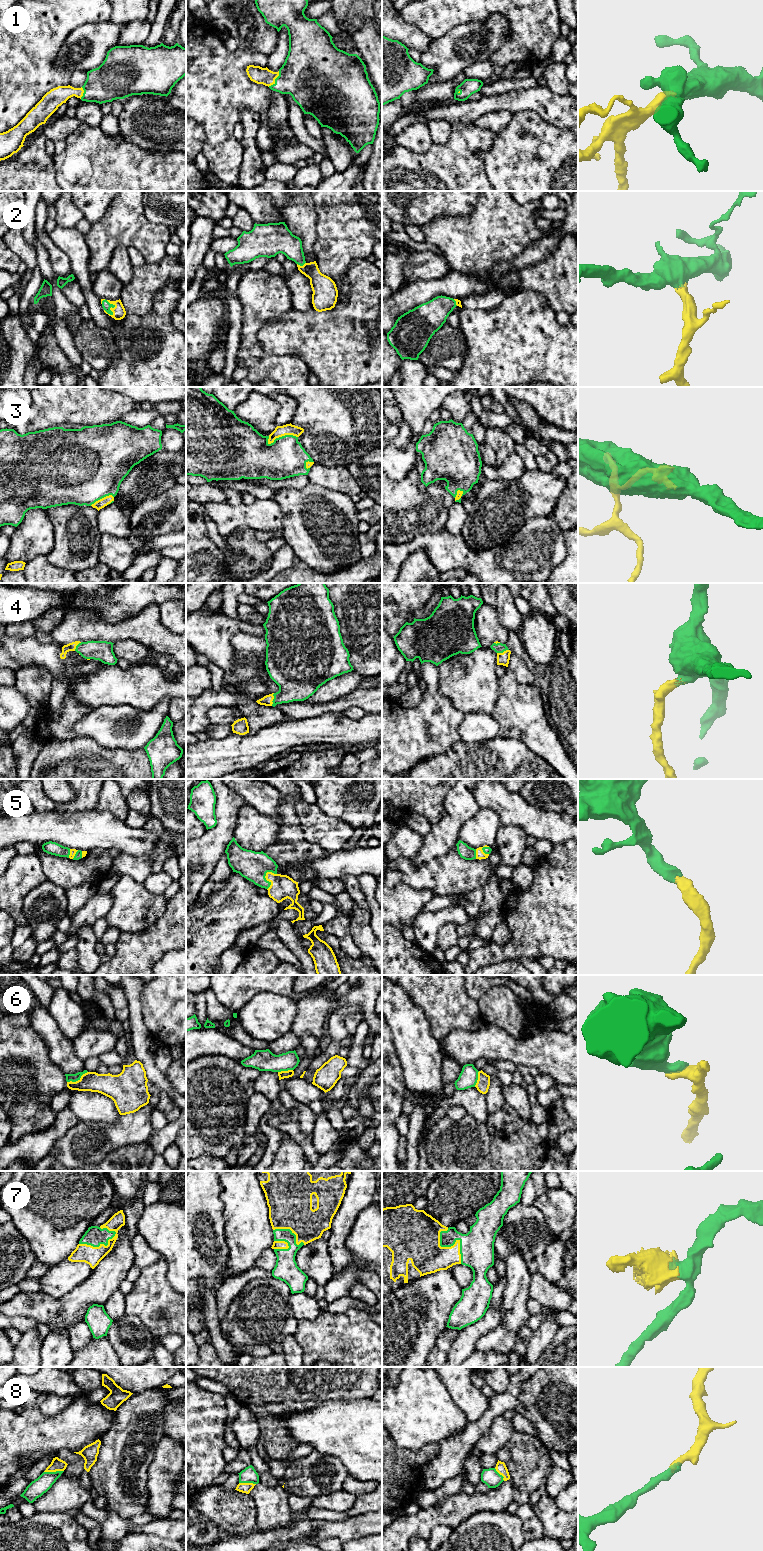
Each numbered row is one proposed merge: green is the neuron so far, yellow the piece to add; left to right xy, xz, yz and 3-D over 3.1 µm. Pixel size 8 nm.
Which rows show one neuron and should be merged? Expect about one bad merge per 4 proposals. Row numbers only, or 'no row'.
1, 2, 3, 4, 5, 7, 8

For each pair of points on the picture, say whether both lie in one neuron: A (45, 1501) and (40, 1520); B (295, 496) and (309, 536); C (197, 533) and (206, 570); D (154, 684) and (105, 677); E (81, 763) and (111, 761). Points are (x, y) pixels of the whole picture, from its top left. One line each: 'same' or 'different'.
A: different
B: same
C: same
D: same
E: same

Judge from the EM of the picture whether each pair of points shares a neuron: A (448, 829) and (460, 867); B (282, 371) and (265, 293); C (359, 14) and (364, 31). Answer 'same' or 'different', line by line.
A: different
B: same
C: different

